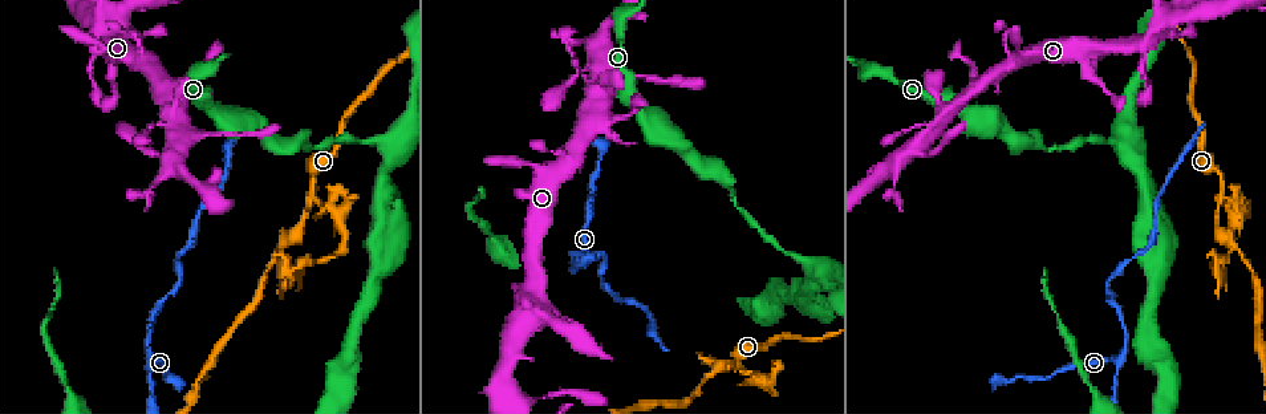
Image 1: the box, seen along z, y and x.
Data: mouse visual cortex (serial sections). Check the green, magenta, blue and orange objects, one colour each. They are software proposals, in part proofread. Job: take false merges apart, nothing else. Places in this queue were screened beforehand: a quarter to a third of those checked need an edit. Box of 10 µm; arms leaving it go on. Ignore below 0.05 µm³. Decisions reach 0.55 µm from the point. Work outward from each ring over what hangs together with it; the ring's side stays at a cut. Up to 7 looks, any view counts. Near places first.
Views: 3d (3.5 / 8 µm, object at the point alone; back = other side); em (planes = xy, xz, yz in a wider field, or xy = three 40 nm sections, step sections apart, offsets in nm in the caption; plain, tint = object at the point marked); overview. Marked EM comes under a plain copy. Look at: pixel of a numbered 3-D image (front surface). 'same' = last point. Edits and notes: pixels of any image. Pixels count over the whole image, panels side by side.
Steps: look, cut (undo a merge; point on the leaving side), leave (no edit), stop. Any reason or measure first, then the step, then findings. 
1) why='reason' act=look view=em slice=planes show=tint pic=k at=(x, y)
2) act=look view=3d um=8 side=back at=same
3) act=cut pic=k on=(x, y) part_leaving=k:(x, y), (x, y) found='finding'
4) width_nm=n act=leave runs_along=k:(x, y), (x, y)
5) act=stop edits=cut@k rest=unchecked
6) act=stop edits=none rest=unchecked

why='thin neck' act=look view=3d um=3.5 pic=1 at=(1121, 323)

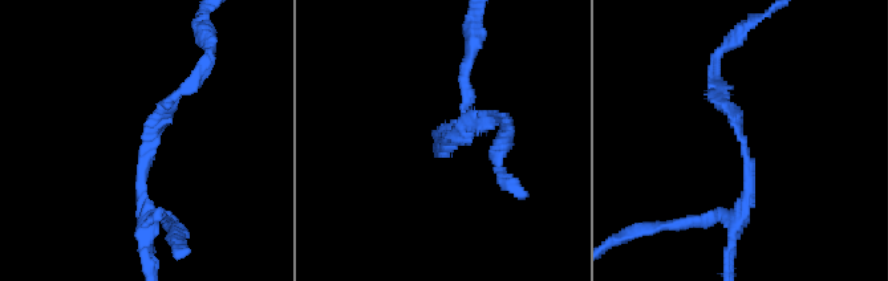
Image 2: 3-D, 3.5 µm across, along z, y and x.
arm_widths_nm=150,200 act=leave found='one cell here'

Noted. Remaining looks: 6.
why='a narrow waist' act=look view=3d um=8 pic=1 at=(642, 77)

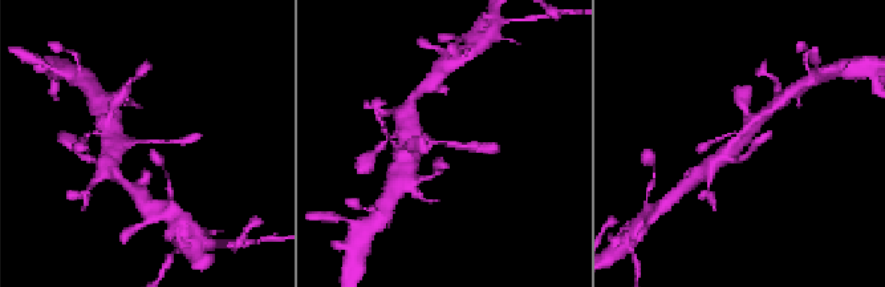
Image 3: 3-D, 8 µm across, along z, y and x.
why='closer look' act=look view=3d um=3.5 at=same

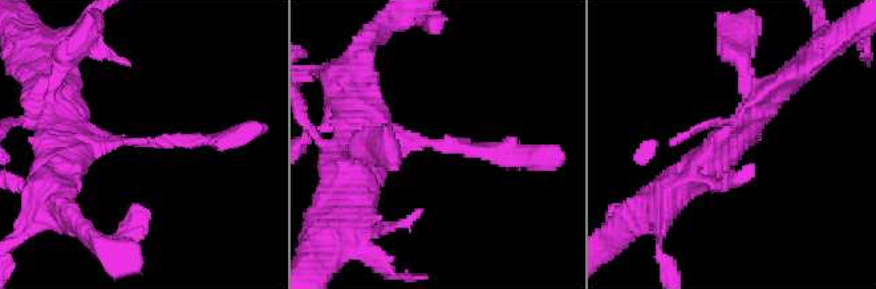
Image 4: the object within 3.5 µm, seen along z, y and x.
why='now the EM' act=look view=em slice=xy step=1 show=tint pic=4 at=(439, 150)

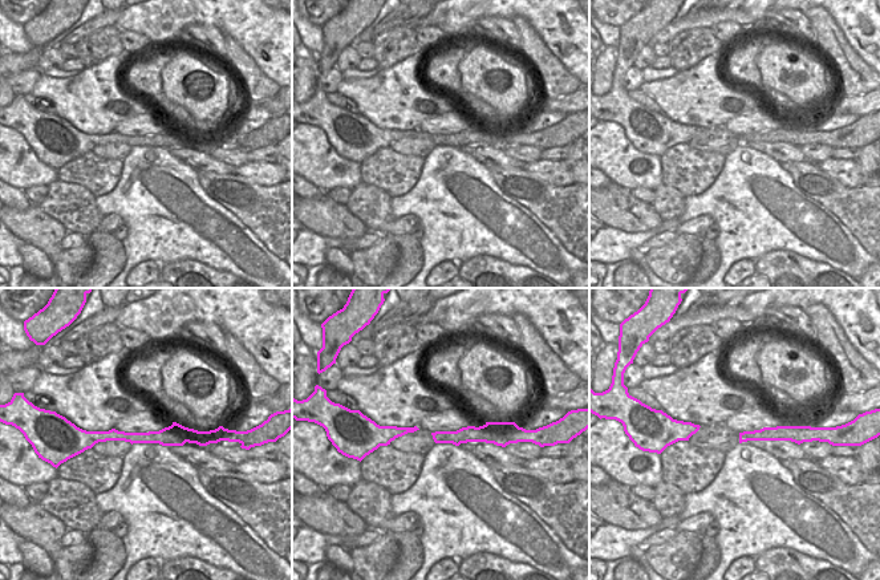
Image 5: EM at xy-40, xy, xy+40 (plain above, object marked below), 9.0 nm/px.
act=leave runs_along=4:(69, 125), (89, 145), (231, 137) found='all the same cell'

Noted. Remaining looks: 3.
why='calibre changes' act=look view=3d um=3.5 pic=1 at=(530, 310)

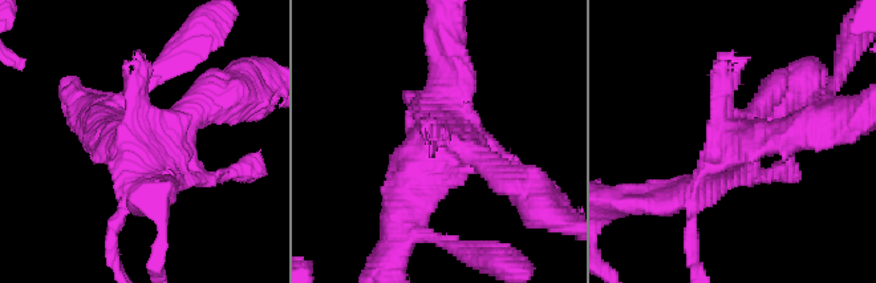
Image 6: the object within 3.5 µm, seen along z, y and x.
act=look view=em slice=xy step=2 show=tint pic=6 at=(735, 149)

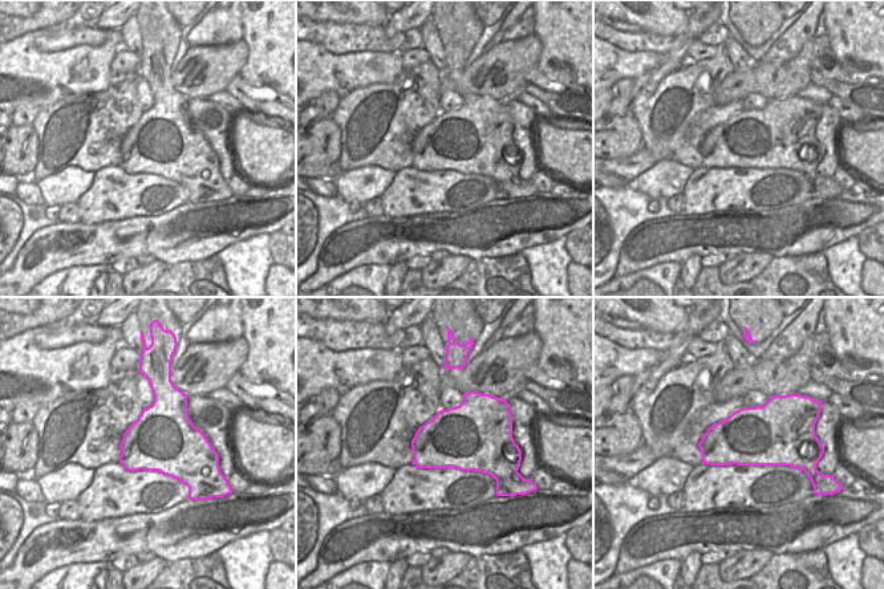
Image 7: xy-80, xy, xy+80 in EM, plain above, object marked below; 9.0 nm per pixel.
act=look view=em slice=planes show=tint at=same

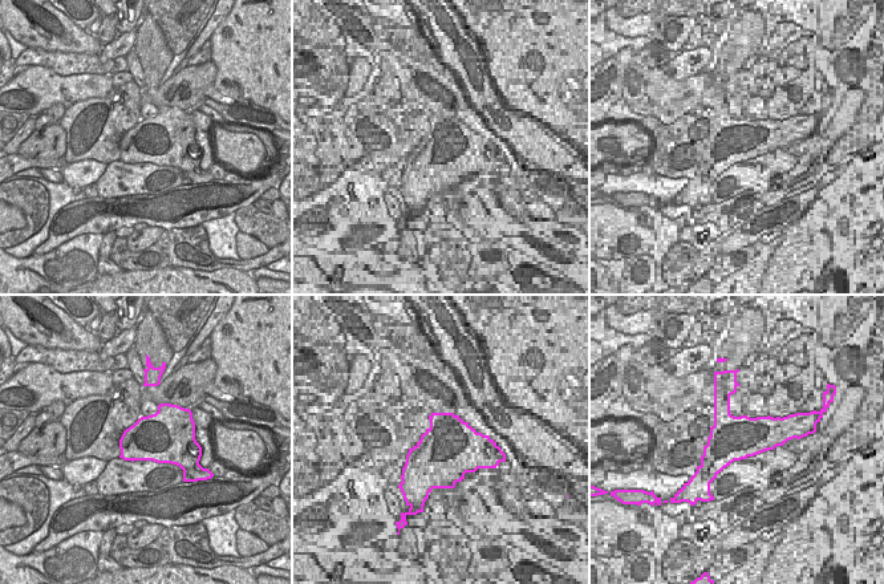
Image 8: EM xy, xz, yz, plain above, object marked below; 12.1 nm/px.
act=leave runs_along=6:(668, 199), (735, 142), (803, 129) found='all the same cell'

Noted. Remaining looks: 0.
act=stop edits=none rest=unchecked

